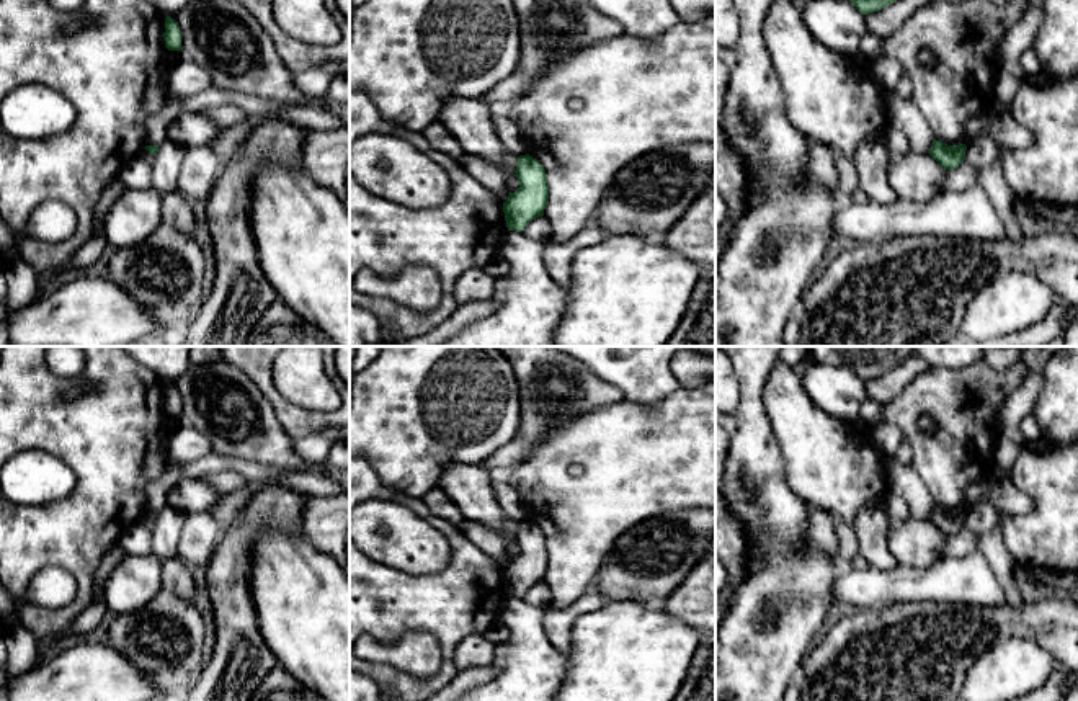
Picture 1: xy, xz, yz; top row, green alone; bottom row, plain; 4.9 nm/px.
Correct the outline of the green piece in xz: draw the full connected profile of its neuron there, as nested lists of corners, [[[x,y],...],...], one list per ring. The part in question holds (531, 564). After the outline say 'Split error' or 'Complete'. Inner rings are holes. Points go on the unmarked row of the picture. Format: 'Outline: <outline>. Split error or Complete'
Outline: [[[529,520],[519,521],[514,536],[519,554],[503,569],[508,596],[523,598],[549,570],[549,547],[544,533]]]. Complete

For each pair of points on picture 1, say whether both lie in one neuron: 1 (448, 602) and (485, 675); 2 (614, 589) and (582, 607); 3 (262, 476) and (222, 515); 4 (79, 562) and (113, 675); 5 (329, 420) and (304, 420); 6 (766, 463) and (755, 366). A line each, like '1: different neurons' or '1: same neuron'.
1: different neurons
2: different neurons
3: different neurons
4: different neurons
5: same neuron
6: same neuron

